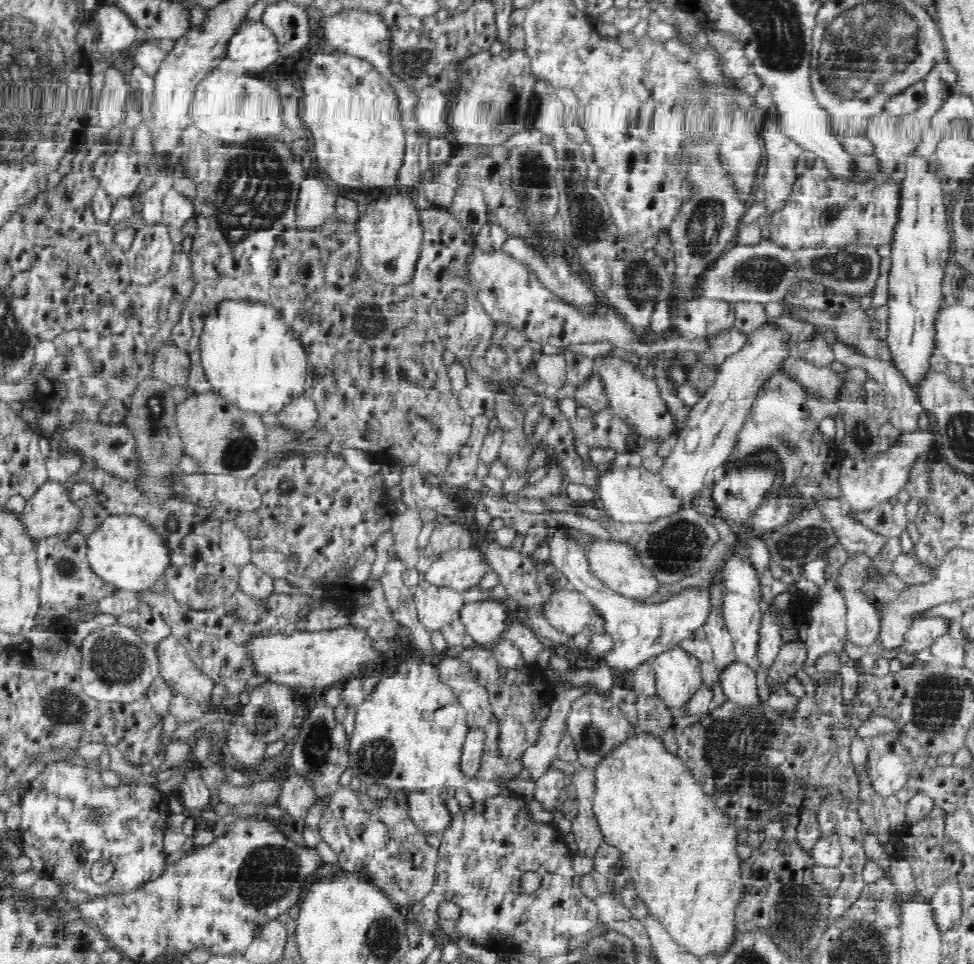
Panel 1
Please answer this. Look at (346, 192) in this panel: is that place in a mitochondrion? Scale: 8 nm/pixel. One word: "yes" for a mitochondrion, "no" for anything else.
no

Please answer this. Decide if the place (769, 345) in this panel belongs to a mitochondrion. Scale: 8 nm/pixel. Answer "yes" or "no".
no

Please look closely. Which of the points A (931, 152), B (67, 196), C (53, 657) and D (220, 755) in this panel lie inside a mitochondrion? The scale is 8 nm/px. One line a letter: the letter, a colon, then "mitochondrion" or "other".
A: other
B: other
C: other
D: other

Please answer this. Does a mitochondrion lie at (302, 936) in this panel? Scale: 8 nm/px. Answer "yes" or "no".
no

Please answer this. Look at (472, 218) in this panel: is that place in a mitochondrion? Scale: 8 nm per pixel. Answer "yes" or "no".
no

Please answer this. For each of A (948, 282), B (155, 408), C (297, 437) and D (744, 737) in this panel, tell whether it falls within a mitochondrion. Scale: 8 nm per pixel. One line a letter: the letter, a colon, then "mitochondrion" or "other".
A: other
B: mitochondrion
C: other
D: mitochondrion

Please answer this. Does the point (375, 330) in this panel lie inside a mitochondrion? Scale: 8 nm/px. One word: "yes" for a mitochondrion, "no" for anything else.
yes

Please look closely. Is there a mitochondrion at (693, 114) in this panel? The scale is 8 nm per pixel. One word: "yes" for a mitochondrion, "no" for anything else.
yes

